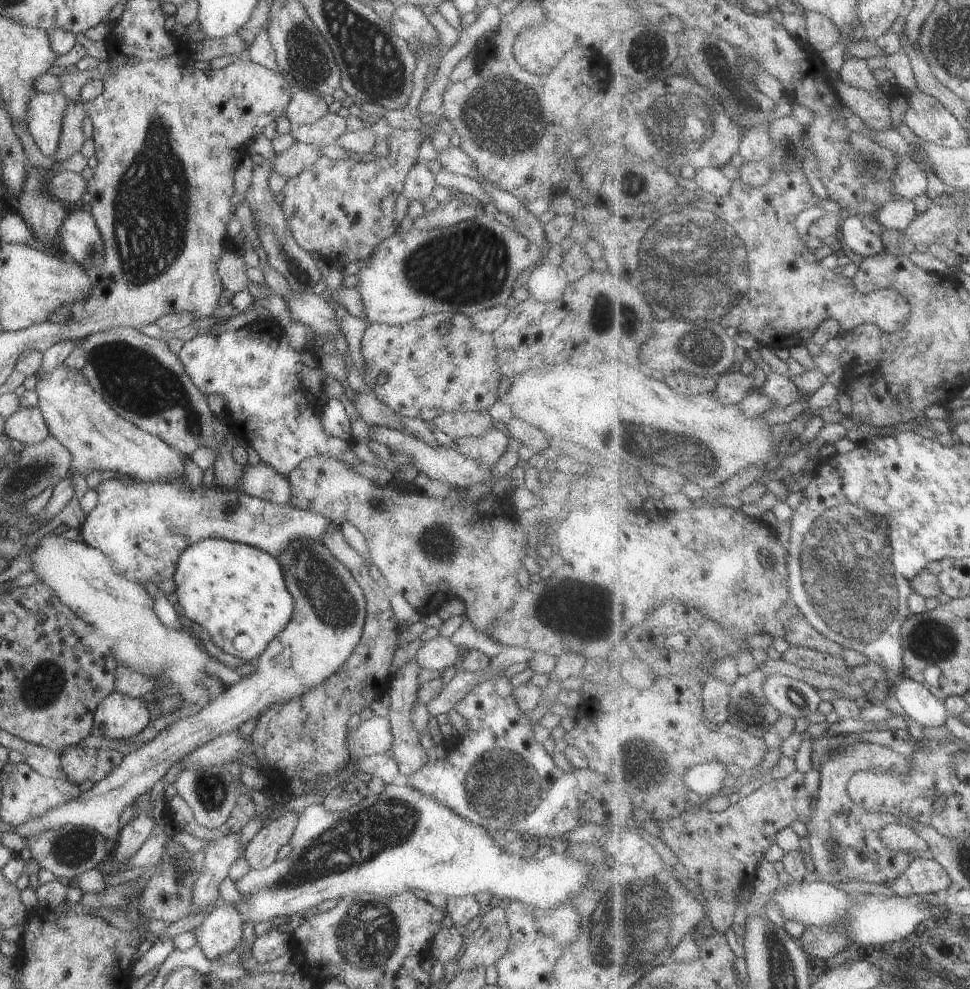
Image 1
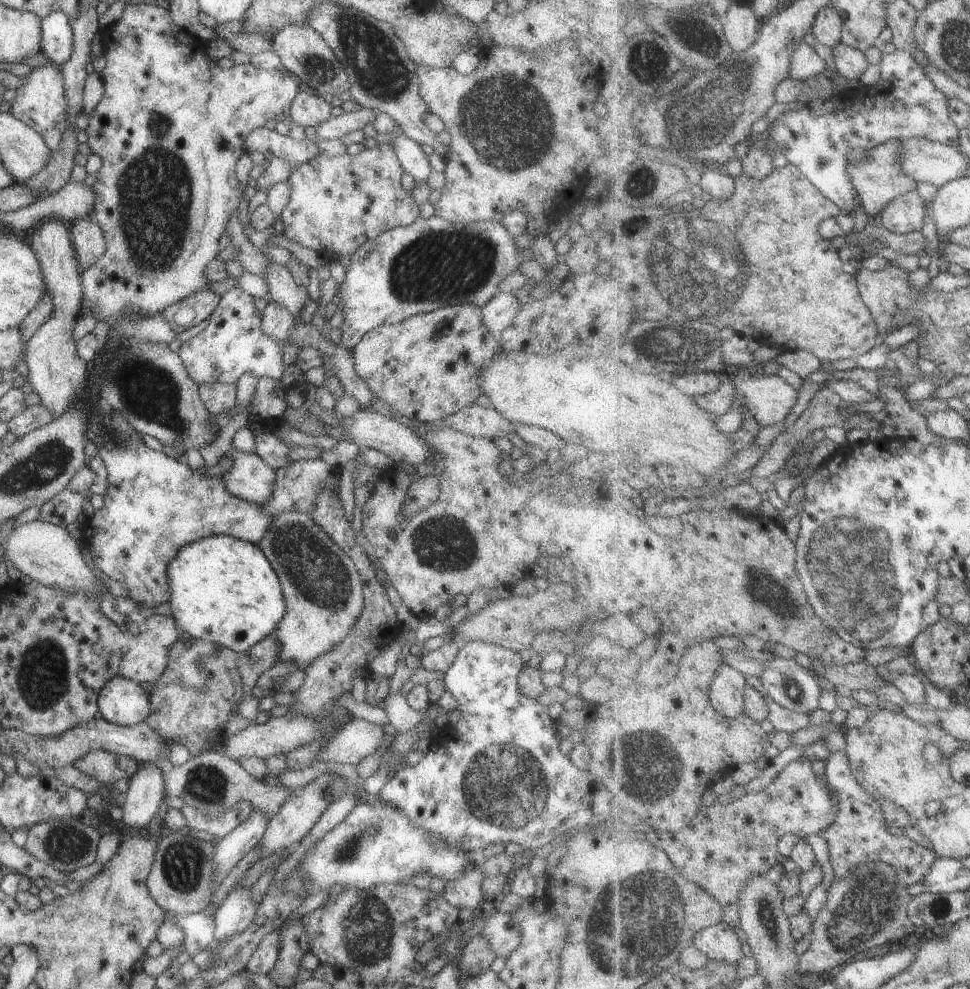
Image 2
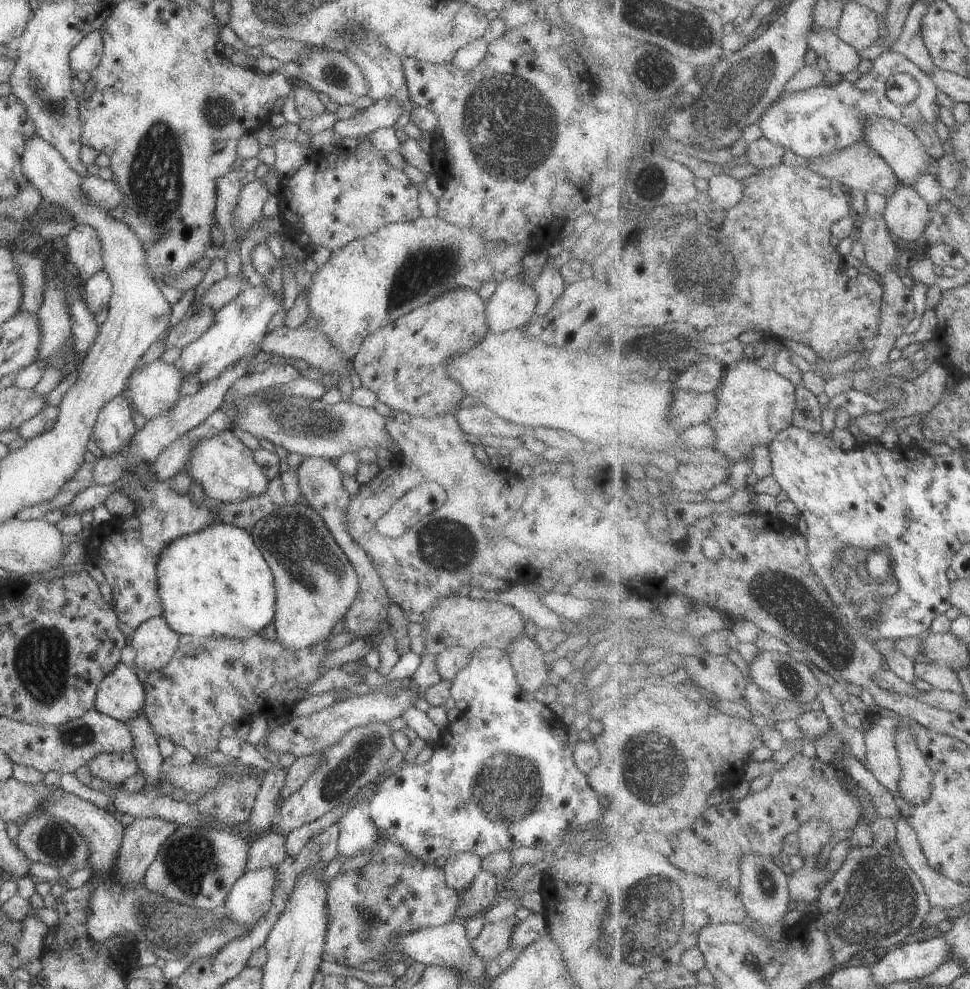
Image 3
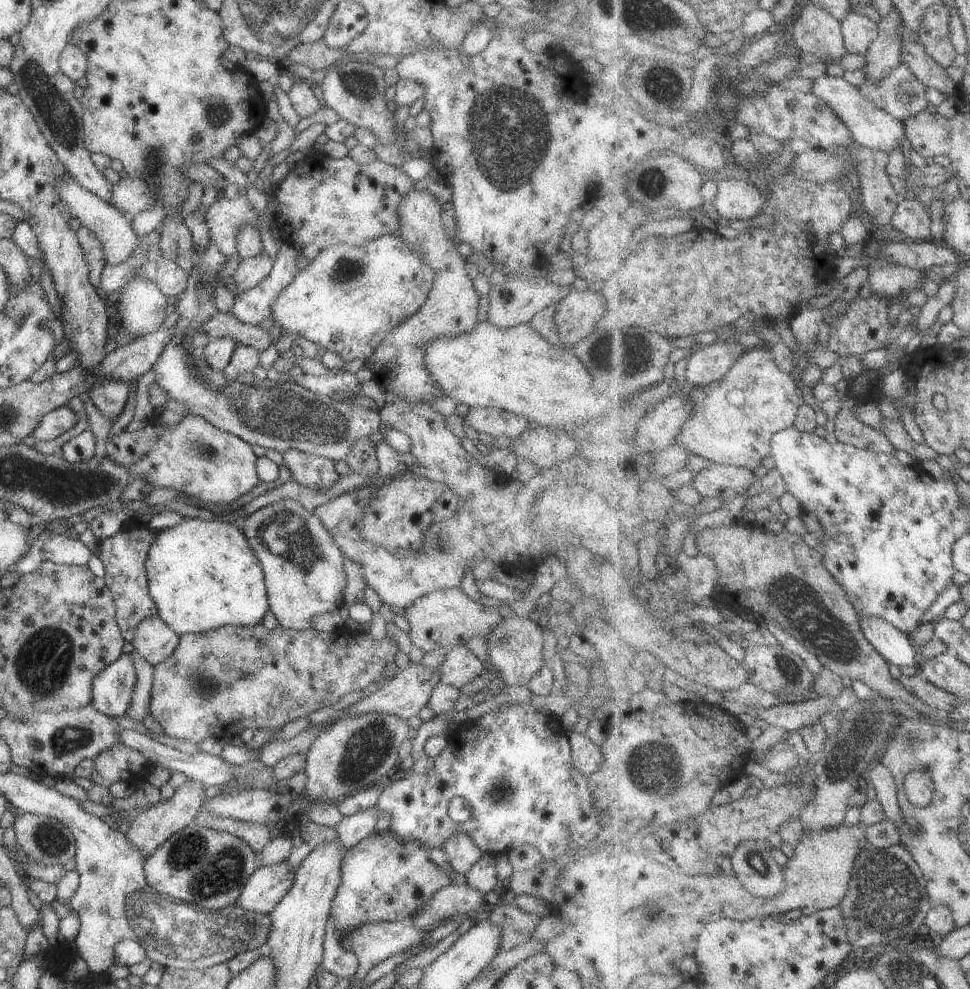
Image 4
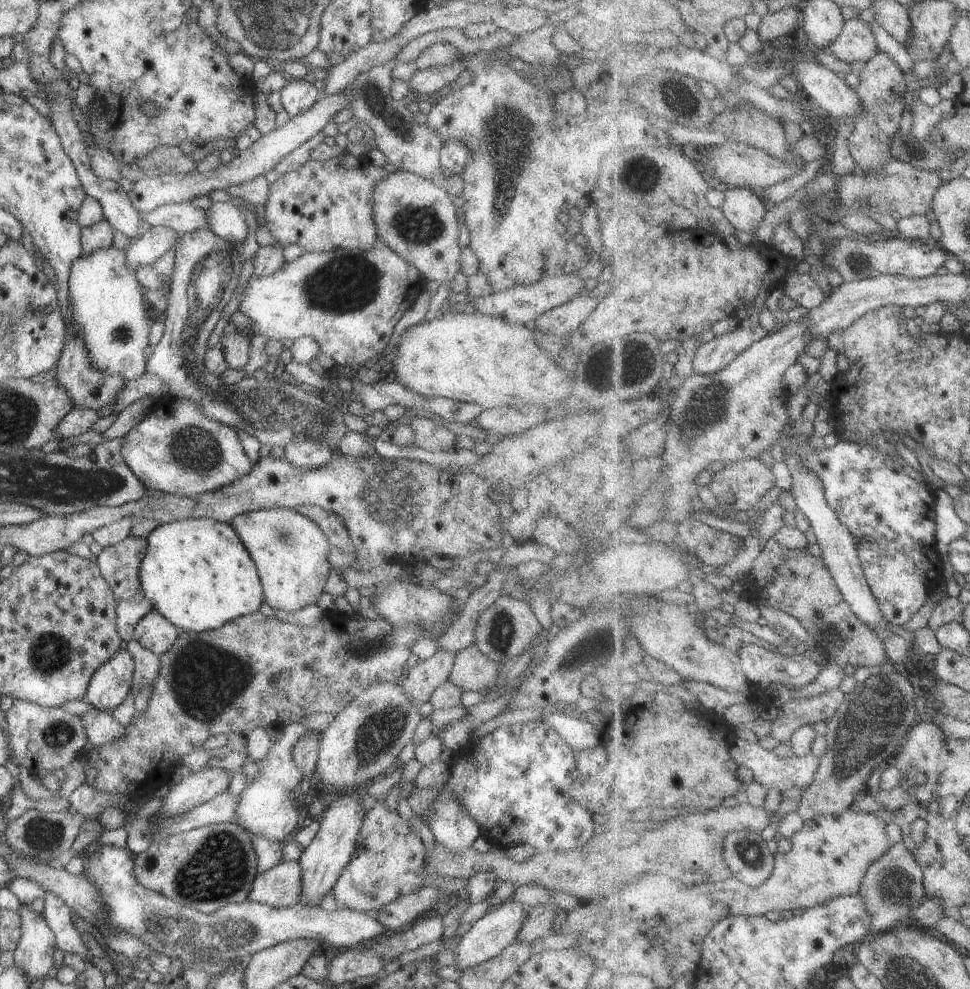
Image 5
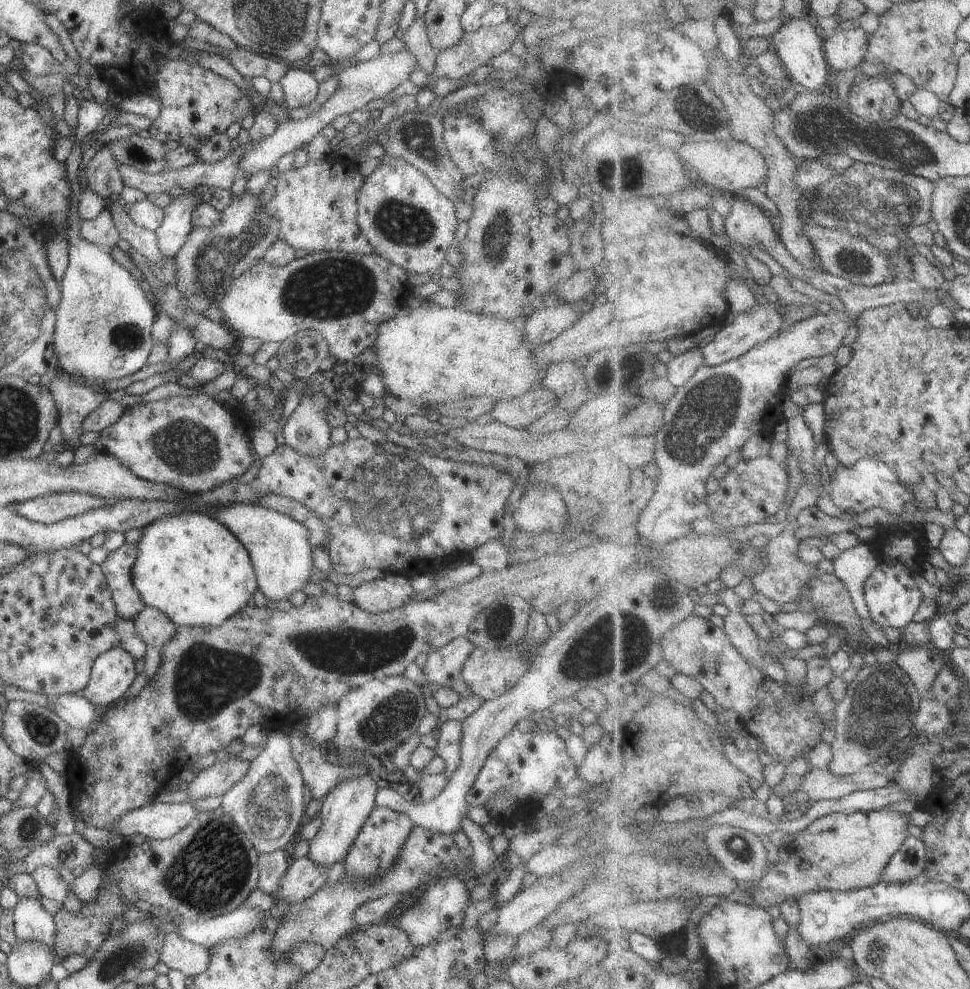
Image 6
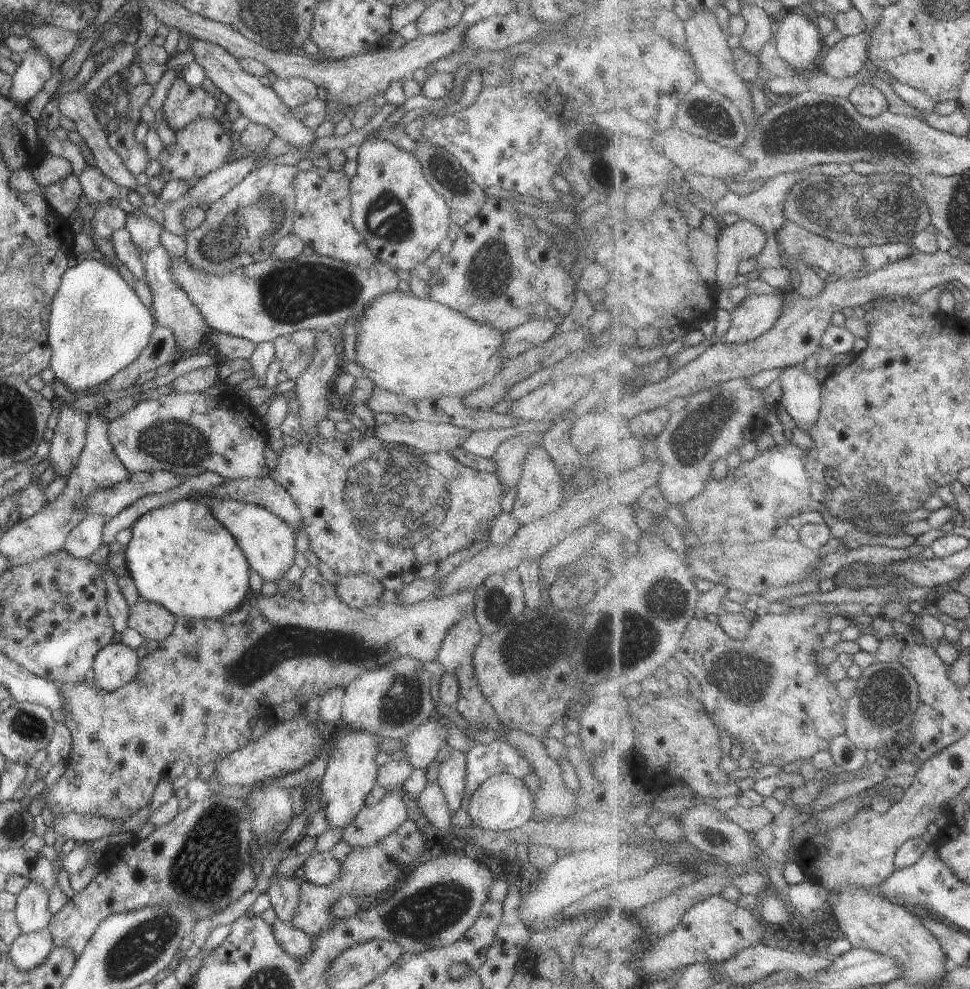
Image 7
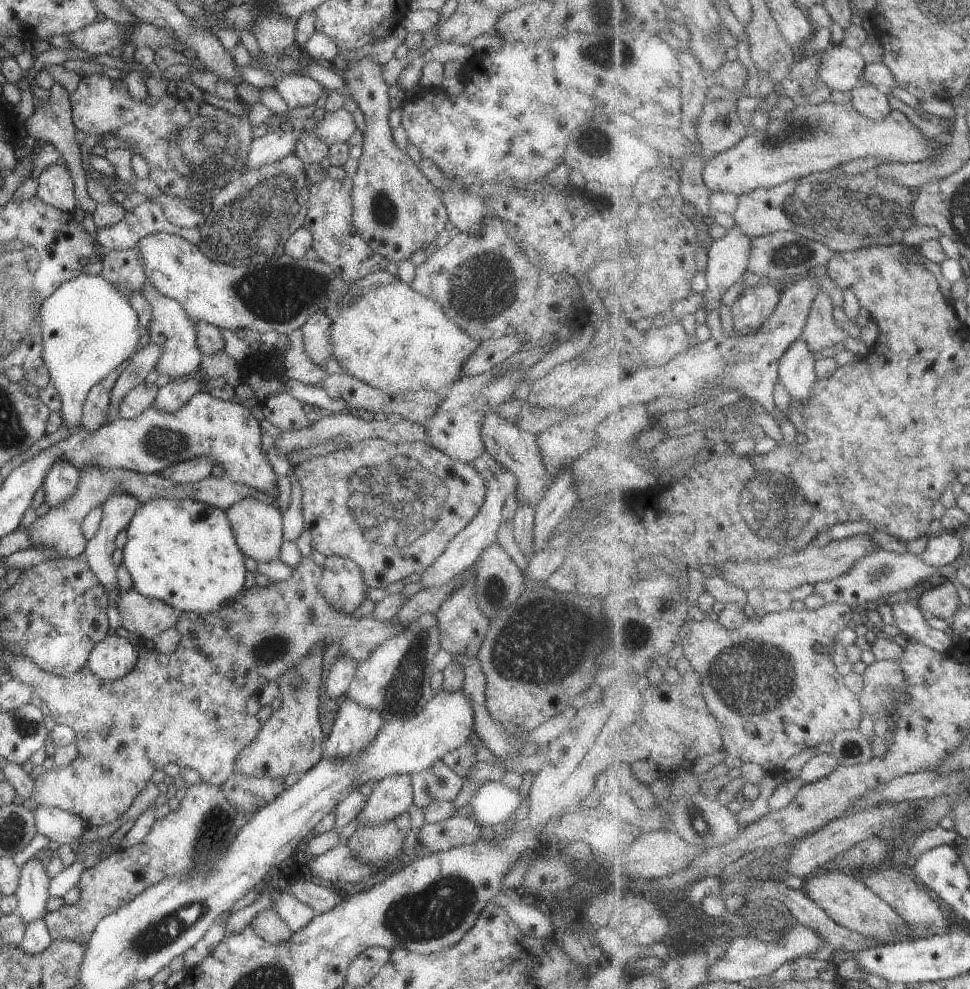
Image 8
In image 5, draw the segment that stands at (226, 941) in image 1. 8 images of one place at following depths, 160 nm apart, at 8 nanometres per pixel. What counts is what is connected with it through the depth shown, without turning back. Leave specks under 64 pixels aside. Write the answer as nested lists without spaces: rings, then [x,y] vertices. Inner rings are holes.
[[[281,861],[257,874],[248,900],[270,907],[290,907],[300,903],[301,867],[298,861]]]

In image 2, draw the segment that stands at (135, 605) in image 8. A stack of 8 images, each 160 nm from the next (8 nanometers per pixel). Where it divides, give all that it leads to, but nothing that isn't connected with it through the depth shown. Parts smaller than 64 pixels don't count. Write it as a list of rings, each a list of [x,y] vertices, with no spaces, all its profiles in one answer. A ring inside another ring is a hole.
[[[152,615],[141,621],[140,632],[124,651],[120,675],[138,684],[152,684],[162,676],[169,663],[170,647],[177,642],[180,631],[177,629],[175,618],[170,615]]]

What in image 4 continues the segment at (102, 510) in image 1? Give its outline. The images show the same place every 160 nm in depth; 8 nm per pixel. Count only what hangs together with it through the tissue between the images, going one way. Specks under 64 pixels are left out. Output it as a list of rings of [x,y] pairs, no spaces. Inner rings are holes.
[[[107,379],[95,383],[85,397],[91,399],[104,416],[116,420],[128,401],[133,388],[133,384],[126,383],[124,380]],[[135,525],[128,530],[120,530],[114,536],[99,542],[99,558],[106,567],[106,575],[103,578],[108,586],[114,604],[116,606],[116,623],[119,624],[124,641],[130,645],[138,624],[147,617],[157,615],[157,607],[150,597],[148,570],[146,560],[152,542],[162,530],[148,530]]]

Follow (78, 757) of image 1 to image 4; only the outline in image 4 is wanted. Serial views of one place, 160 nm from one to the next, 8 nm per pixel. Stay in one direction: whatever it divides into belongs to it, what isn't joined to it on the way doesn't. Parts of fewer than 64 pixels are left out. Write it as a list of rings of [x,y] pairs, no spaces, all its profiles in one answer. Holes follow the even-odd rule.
[[[115,743],[93,759],[90,779],[95,785],[109,788],[119,781],[128,781],[140,774],[146,761],[139,751]]]

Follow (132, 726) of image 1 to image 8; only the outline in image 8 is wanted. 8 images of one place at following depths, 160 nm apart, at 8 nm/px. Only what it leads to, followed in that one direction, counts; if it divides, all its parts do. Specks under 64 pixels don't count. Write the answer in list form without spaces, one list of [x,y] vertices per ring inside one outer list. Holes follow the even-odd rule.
[[[106,636],[90,652],[87,667],[100,679],[108,682],[129,674],[139,658],[139,648],[126,638]]]

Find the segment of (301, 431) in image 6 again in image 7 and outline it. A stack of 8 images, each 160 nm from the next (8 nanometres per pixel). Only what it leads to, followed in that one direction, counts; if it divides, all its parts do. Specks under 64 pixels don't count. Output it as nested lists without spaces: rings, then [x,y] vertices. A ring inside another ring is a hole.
[[[316,331],[316,344],[318,344],[318,348],[316,348],[314,360],[310,362],[310,366],[302,372],[302,376],[296,381],[296,391],[293,394],[299,405],[297,416],[300,419],[300,428],[302,428],[304,434],[308,434],[312,438],[312,443],[314,443],[314,438],[319,435],[318,426],[320,424],[318,422],[322,422],[322,420],[327,418],[328,410],[331,408],[326,395],[338,374],[337,369],[339,366],[336,345],[328,332]]]

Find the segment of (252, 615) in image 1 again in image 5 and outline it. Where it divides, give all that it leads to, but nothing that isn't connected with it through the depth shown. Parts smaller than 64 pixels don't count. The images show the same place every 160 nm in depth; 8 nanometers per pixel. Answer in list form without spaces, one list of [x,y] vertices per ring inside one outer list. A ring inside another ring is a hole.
[[[208,518],[160,523],[146,540],[148,548],[140,566],[140,585],[153,609],[174,627],[196,633],[217,632],[230,620],[254,614],[261,608],[264,592],[256,564],[229,523]]]

